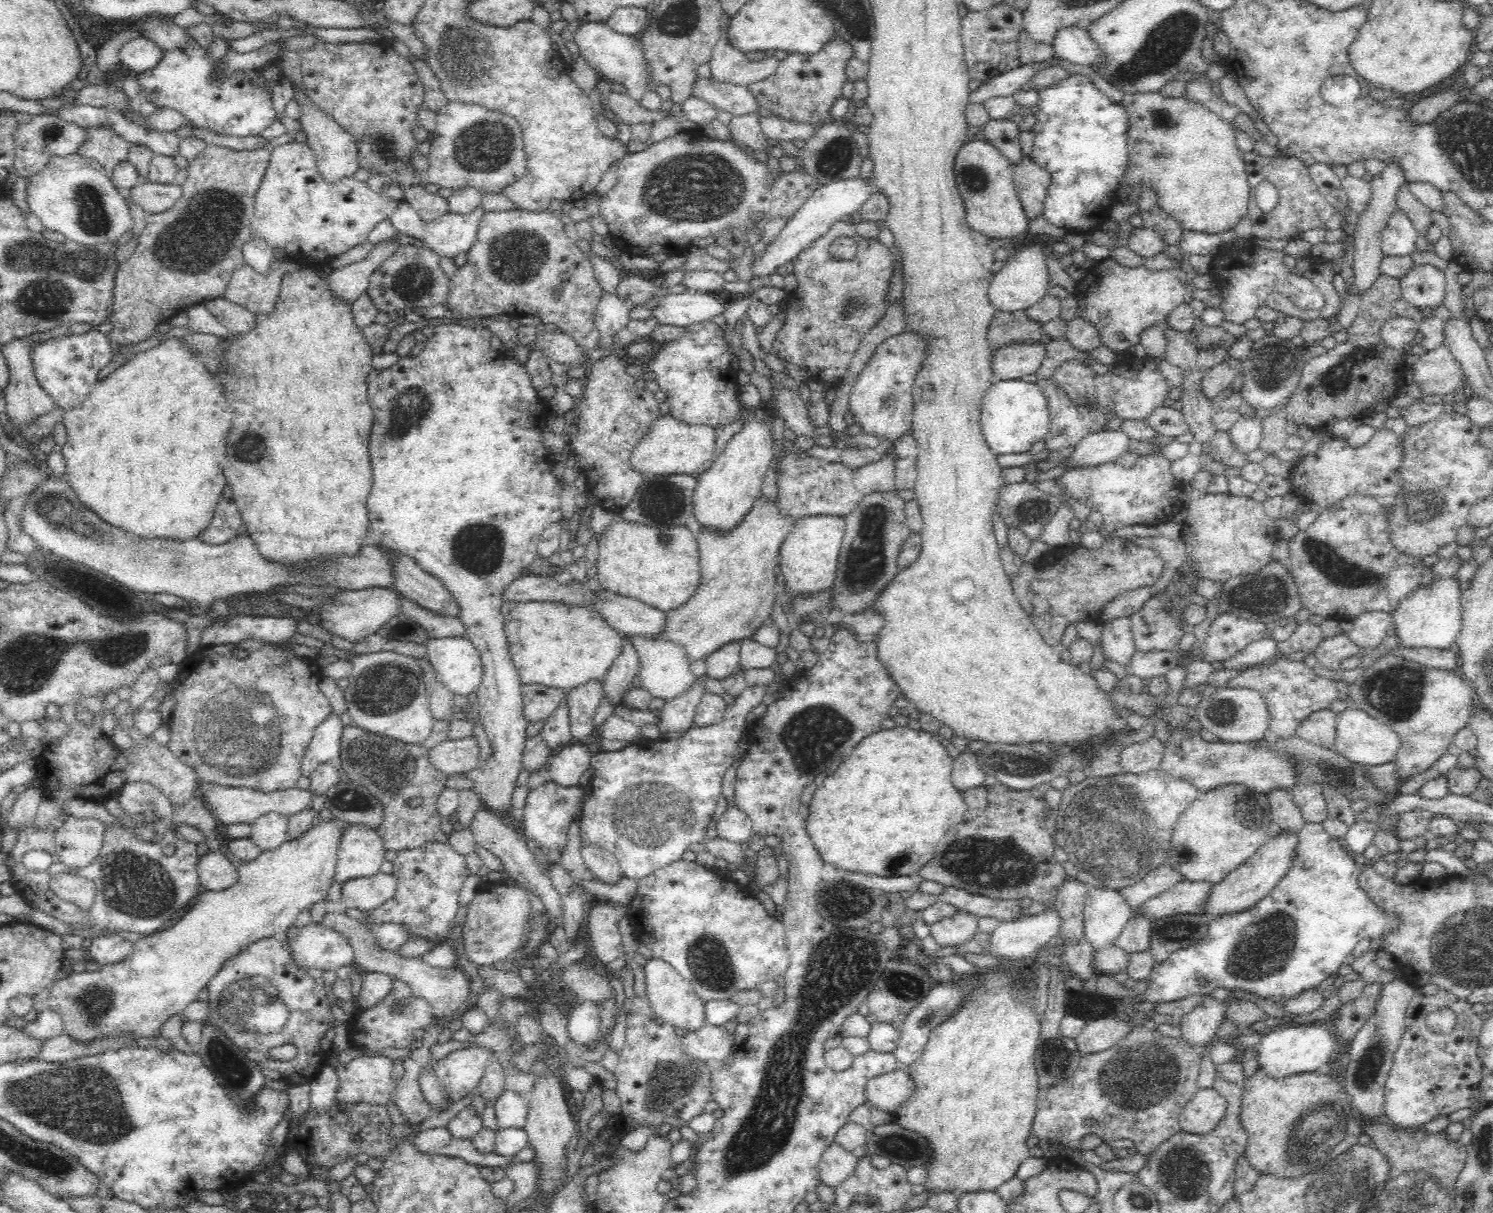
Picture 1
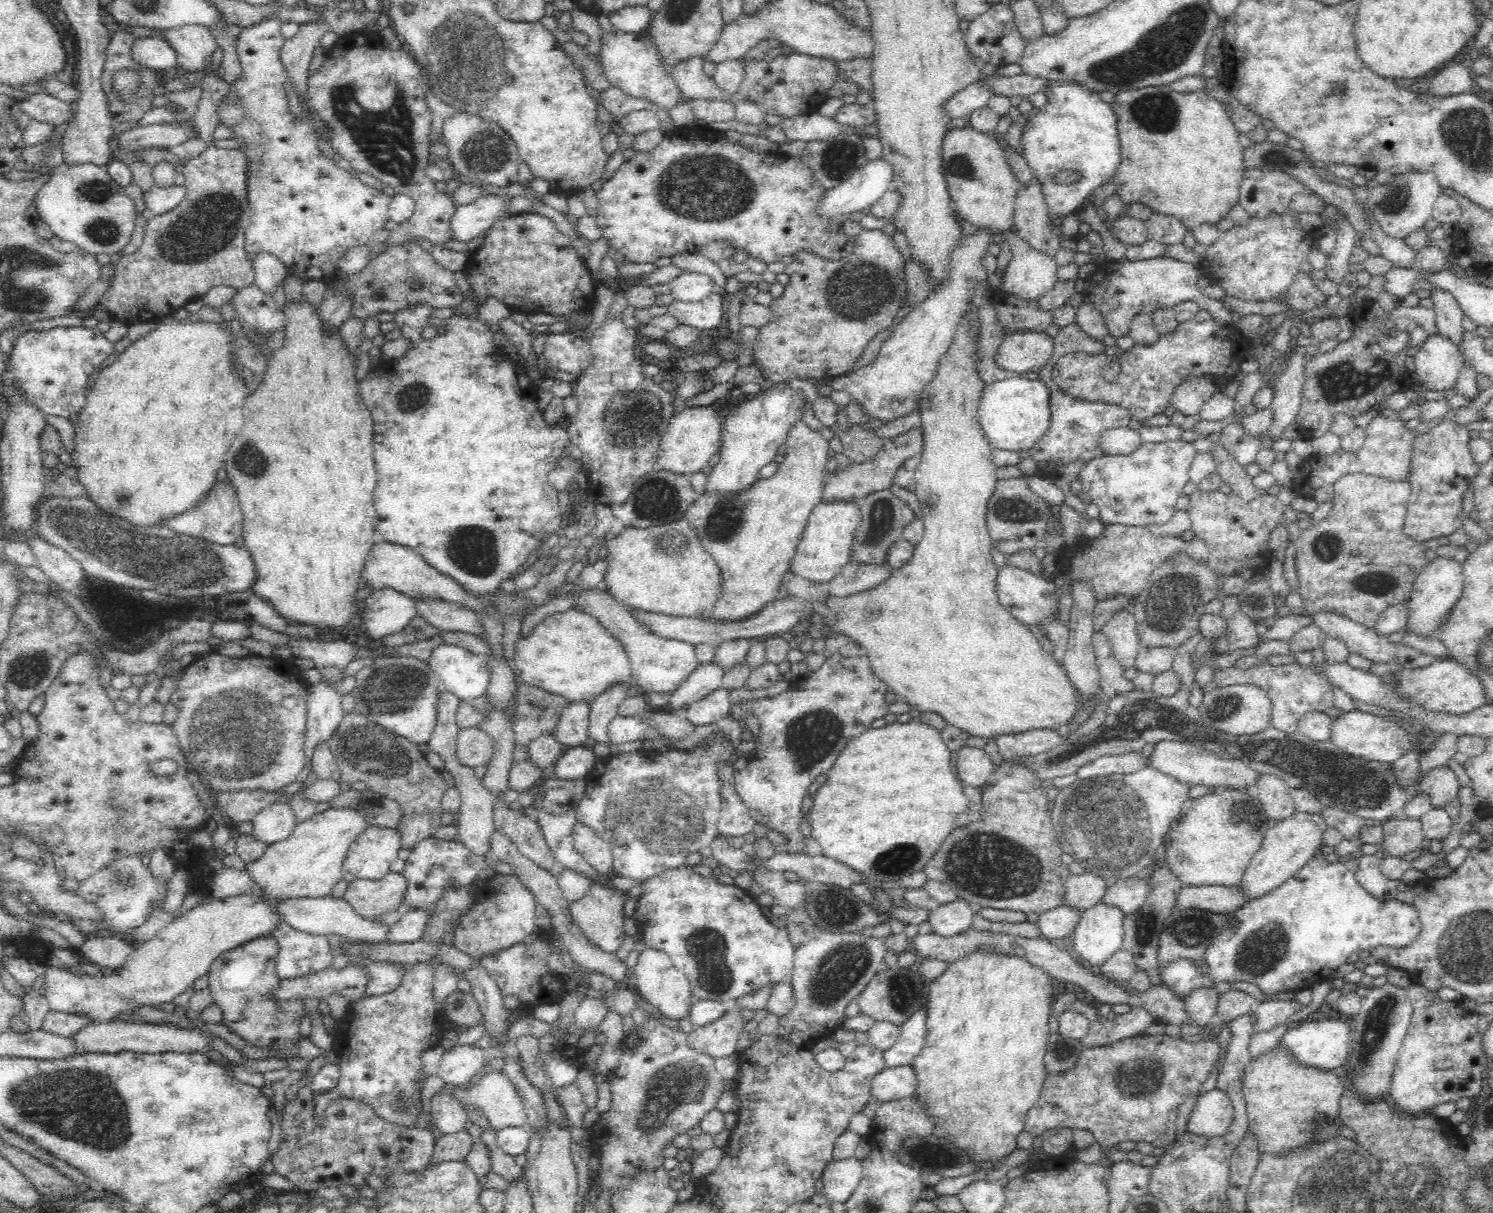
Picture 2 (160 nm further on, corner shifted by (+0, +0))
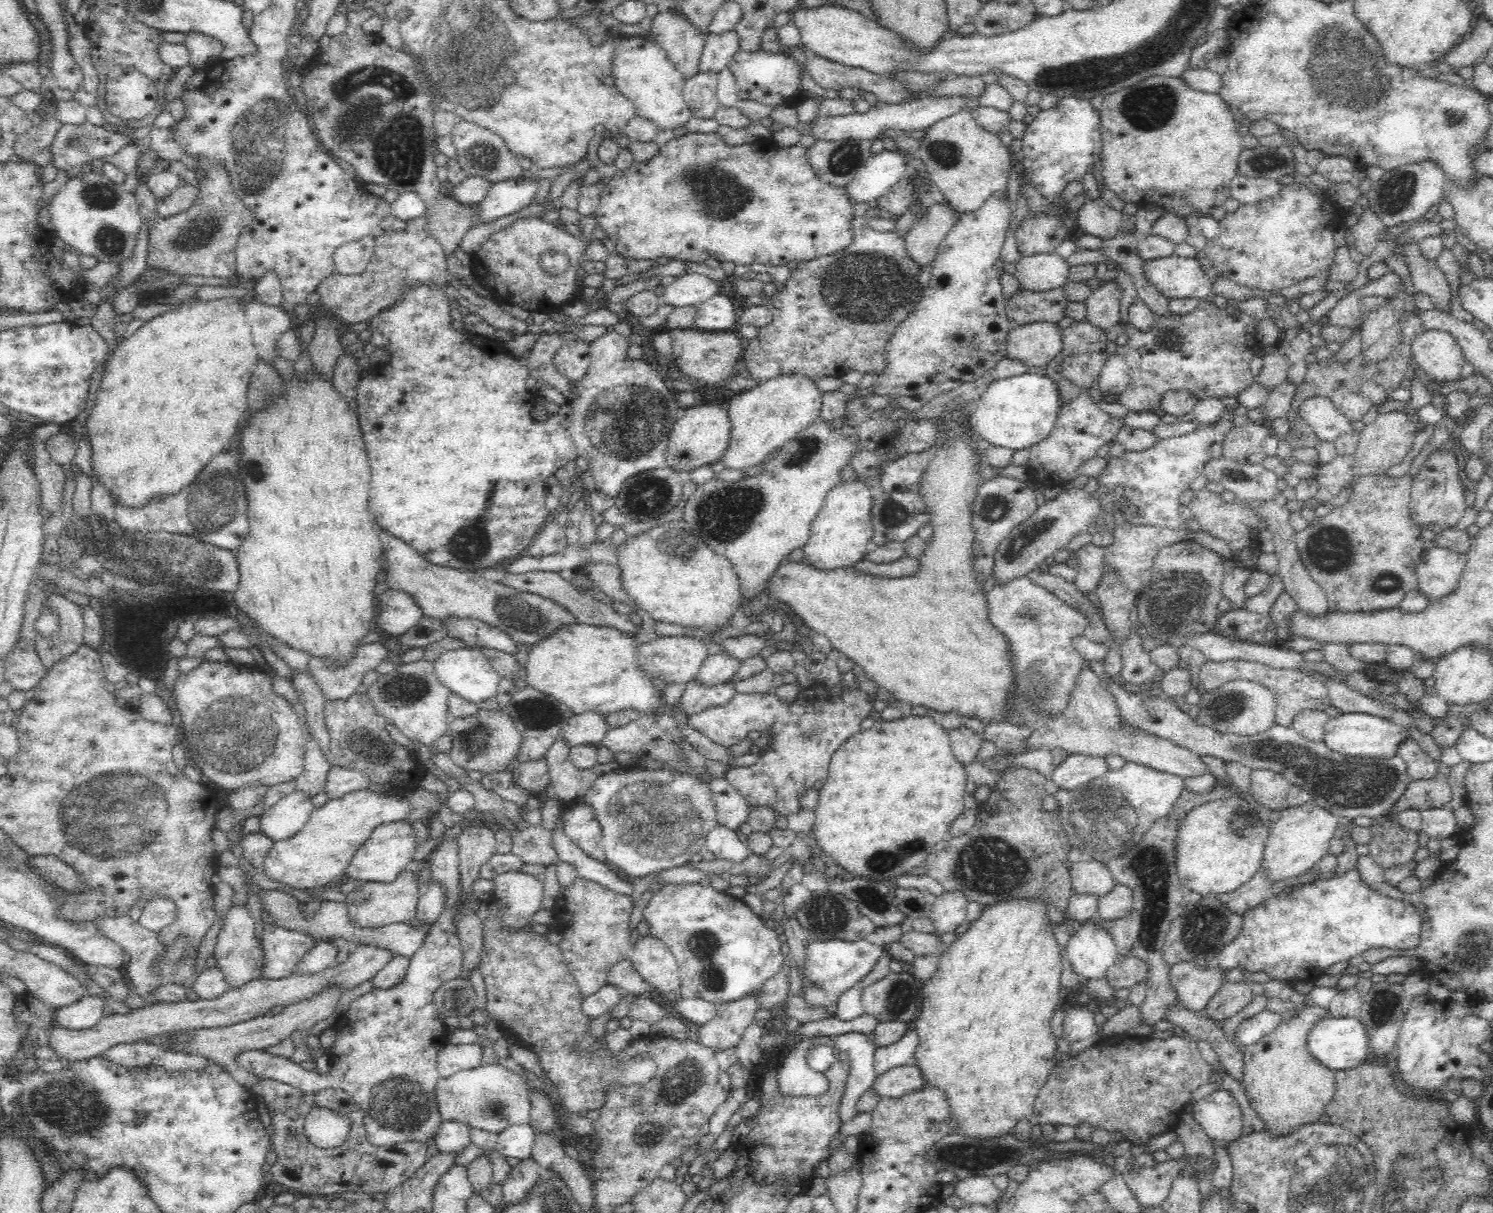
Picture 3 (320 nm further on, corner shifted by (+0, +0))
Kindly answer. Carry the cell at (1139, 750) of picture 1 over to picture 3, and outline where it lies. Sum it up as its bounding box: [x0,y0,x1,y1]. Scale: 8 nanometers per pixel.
[1049,754,1107,790]

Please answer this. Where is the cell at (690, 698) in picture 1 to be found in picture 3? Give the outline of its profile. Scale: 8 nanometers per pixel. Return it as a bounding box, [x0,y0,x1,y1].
[695,650,740,686]

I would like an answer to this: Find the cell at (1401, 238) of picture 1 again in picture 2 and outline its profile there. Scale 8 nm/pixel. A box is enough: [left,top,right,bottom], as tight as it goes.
[1365,170,1442,239]

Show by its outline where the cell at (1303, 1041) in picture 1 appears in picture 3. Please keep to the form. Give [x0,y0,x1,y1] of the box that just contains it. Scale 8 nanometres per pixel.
[1306,1017,1370,1071]

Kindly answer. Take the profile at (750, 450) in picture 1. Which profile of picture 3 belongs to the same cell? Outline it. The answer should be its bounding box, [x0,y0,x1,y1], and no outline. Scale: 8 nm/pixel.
[718,372,823,472]

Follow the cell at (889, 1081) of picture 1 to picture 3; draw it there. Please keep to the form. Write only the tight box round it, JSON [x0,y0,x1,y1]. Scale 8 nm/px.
[873,1062,926,1098]

